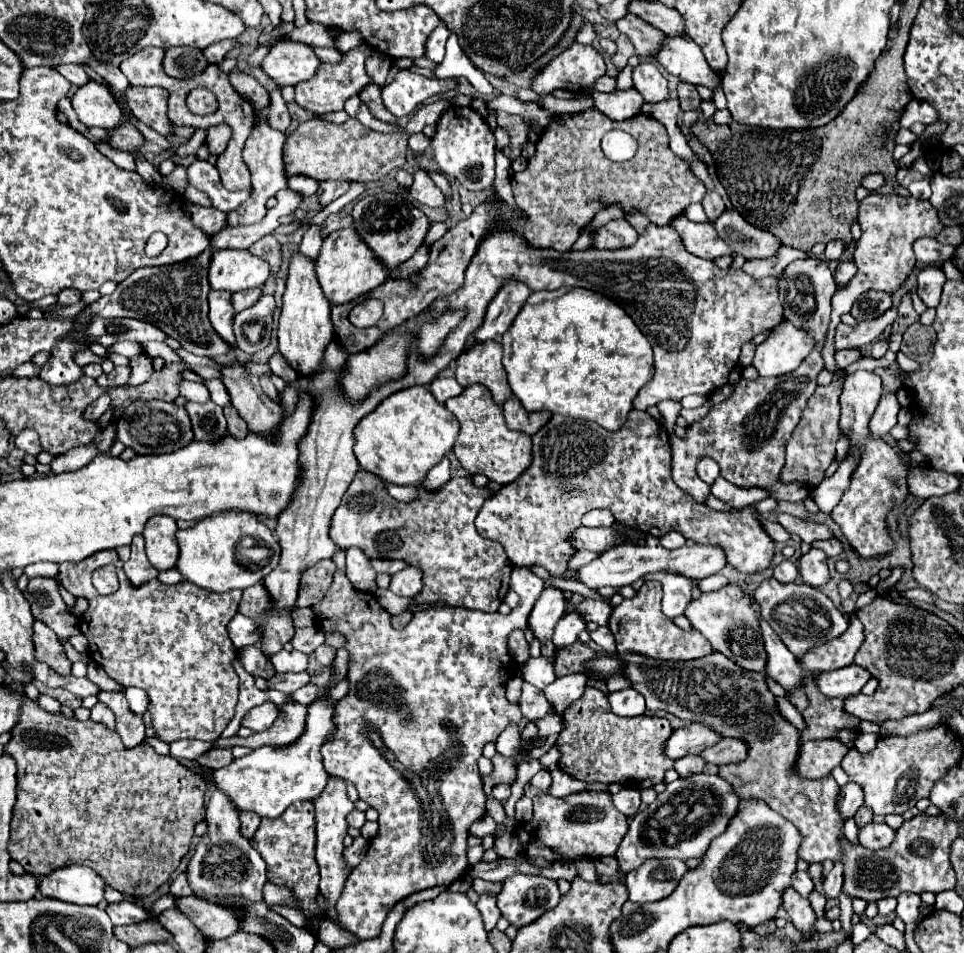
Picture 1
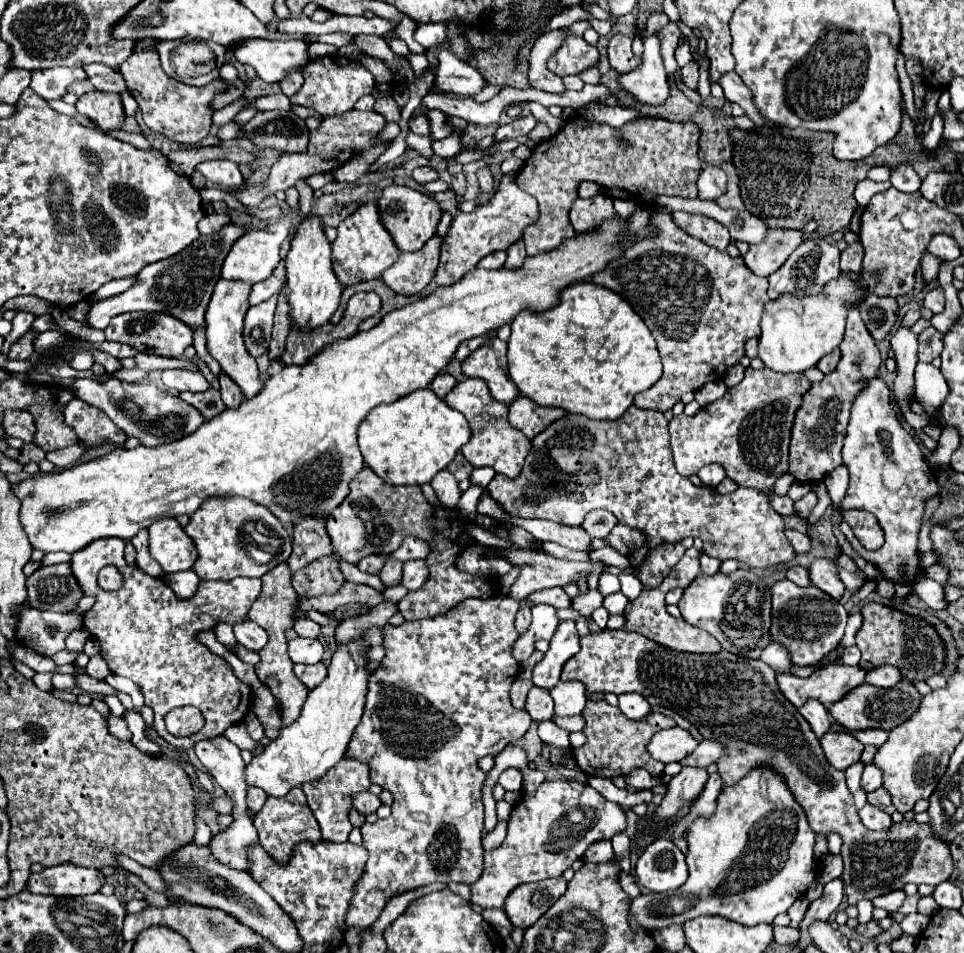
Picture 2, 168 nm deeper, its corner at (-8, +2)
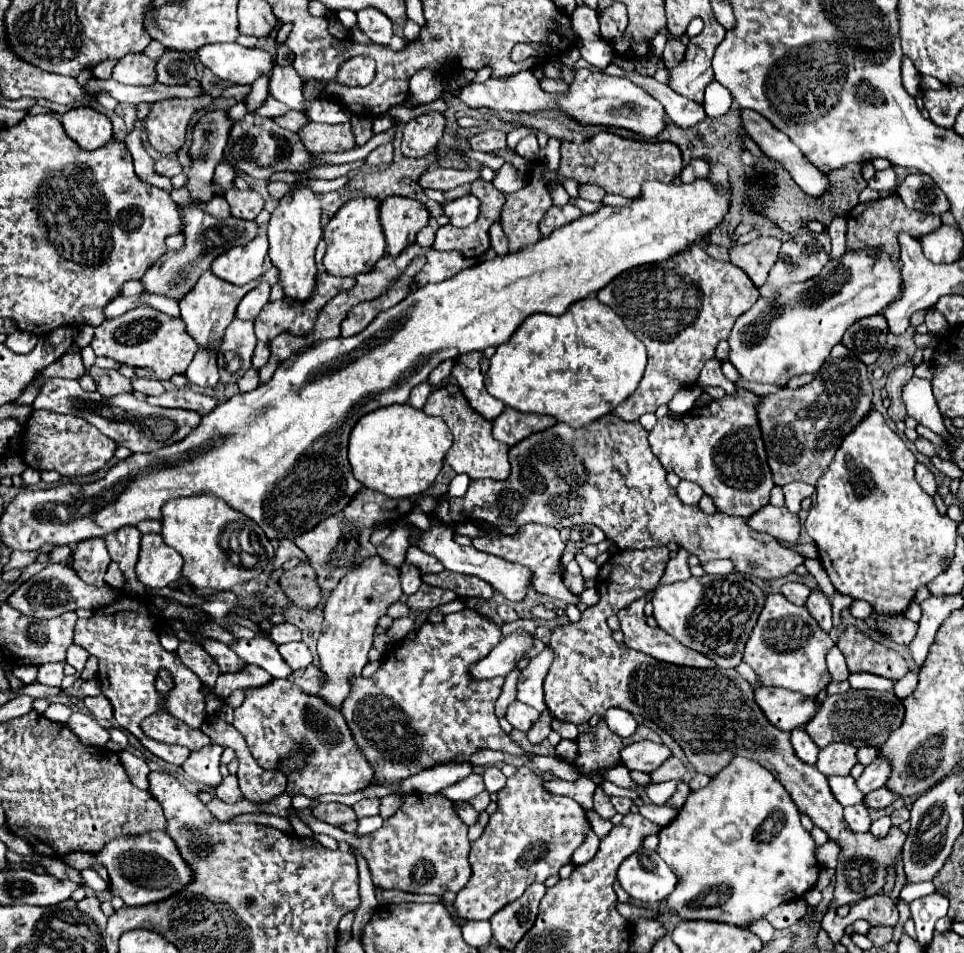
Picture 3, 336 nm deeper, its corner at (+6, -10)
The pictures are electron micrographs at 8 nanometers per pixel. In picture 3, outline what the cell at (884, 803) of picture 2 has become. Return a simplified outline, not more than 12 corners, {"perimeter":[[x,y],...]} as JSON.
{"perimeter":[[888,788],[864,796],[864,804],[886,808],[896,800]]}

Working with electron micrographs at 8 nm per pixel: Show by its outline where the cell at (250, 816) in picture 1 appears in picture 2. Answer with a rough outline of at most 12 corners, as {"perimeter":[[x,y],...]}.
{"perimeter":[[248,788],[248,808],[256,814],[266,804],[266,792]]}

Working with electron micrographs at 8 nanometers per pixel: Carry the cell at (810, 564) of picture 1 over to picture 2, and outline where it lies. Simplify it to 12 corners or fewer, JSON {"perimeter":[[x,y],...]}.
{"perimeter":[[816,558],[810,564],[814,586],[840,600],[844,582],[832,560]]}

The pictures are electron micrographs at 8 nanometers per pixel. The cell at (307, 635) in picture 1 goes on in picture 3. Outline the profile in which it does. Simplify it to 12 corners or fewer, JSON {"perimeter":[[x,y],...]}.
{"perimeter":[[282,622],[270,628],[274,644],[300,640],[298,626]]}

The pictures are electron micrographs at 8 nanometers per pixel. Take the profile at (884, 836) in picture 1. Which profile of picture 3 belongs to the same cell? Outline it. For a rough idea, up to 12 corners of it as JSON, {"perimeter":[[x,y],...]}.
{"perimeter":[[864,804],[844,808],[844,820],[854,832],[870,830]]}

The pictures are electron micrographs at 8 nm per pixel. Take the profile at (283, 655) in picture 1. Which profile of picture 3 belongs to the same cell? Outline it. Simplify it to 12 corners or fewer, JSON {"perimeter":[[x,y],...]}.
{"perimeter":[[304,642],[280,644],[278,650],[292,670],[312,664]]}

